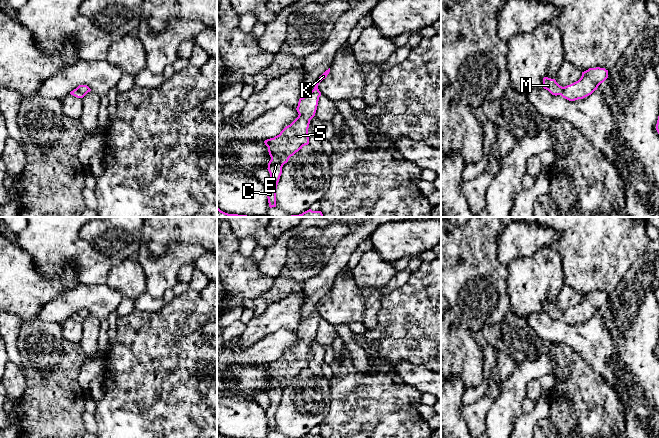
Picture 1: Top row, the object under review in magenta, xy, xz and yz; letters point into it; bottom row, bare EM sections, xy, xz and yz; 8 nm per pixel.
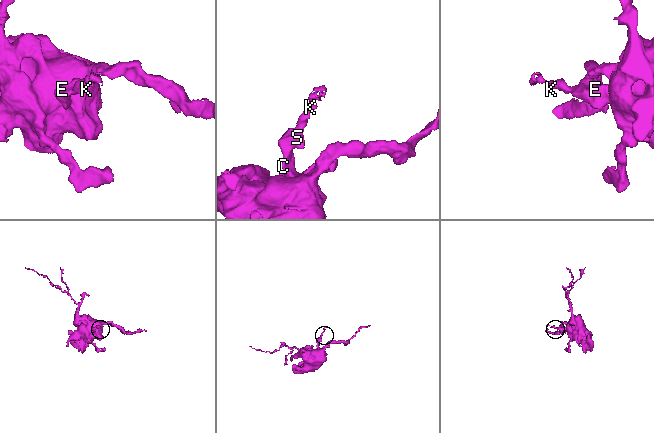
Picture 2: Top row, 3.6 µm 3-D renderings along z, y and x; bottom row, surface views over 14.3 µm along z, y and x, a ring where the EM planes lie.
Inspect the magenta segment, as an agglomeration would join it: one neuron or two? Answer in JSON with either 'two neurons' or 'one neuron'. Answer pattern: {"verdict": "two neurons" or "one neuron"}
{"verdict": "one neuron"}

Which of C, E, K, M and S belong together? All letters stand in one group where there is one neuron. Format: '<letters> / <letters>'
C E K M S

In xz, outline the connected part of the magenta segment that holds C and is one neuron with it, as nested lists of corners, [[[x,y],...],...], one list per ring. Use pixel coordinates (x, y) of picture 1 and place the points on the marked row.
[[[330,68],[319,77],[314,89],[299,99],[296,108],[299,114],[298,117],[286,126],[279,135],[264,141],[271,157],[267,168],[270,173],[270,183],[266,186],[270,208],[276,207],[276,189],[283,165],[303,146],[309,144],[308,128],[310,120],[315,116],[319,97],[321,96],[318,85],[327,77],[329,72]]]

